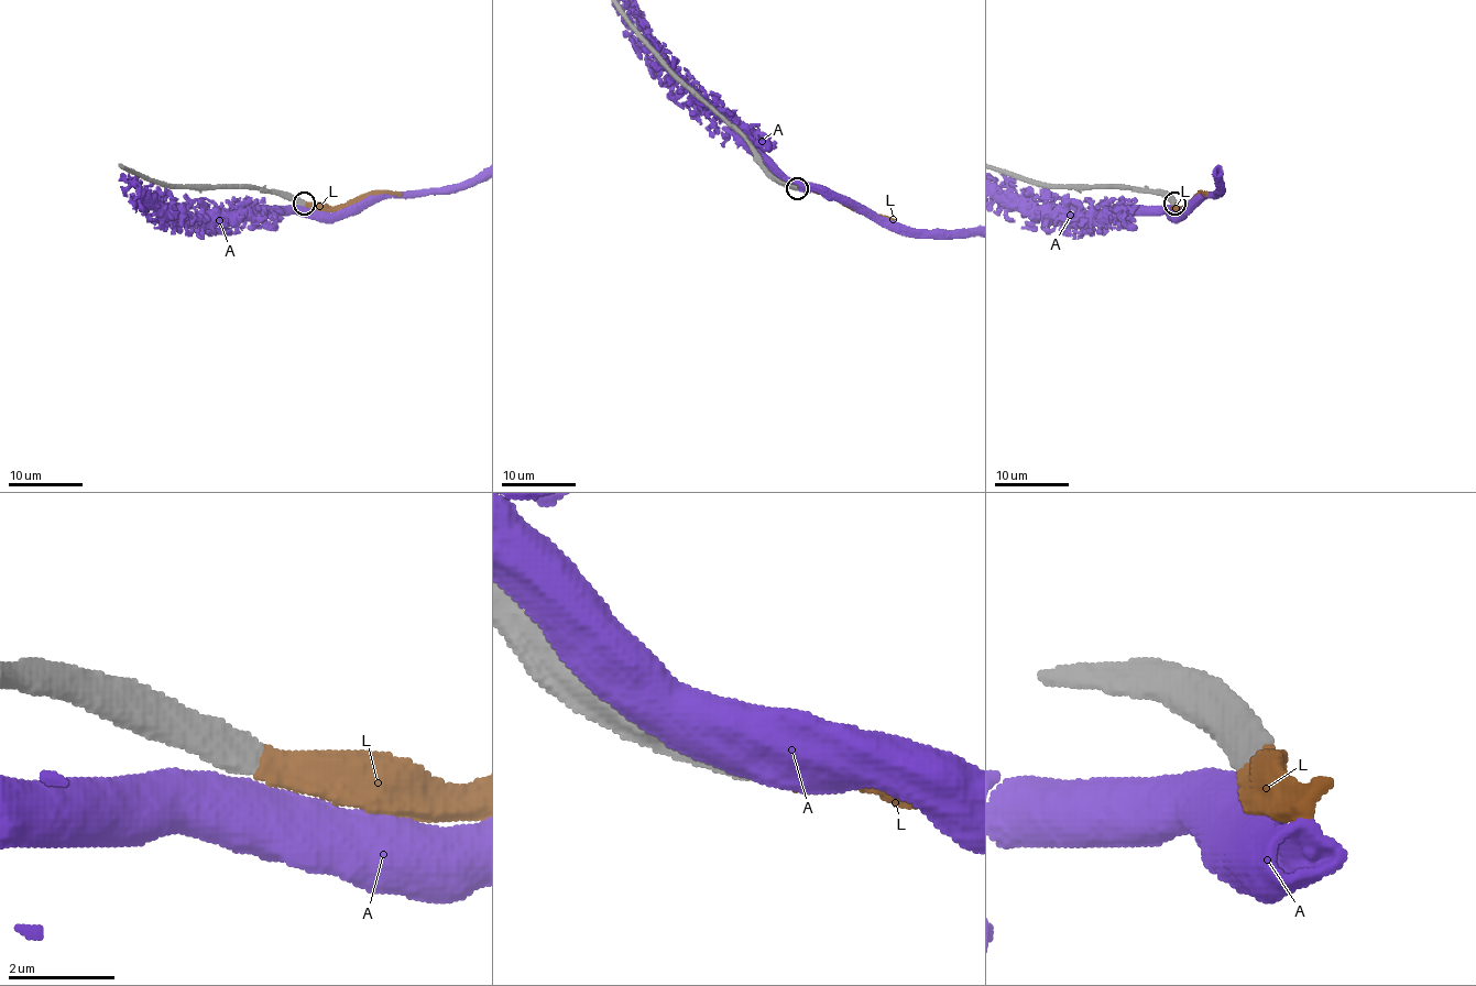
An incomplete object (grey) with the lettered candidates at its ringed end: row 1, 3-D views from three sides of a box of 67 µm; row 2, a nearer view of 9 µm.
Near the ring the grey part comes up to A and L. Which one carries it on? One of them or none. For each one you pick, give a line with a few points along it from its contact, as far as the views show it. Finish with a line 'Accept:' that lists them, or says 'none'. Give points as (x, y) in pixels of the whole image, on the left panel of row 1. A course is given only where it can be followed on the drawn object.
L: Its course: (304, 204), (343, 207), (370, 194), (402, 194)
Accept: L

